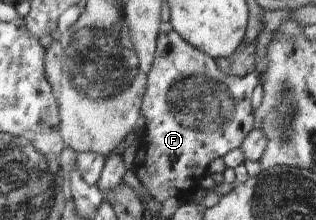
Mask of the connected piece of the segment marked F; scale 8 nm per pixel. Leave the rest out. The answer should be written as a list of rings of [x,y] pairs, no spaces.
[[[171,23],[161,24],[154,59],[142,96],[140,112],[145,117],[146,125],[132,169],[151,196],[159,202],[165,202],[167,198],[187,201],[193,192],[200,188],[200,181],[209,174],[209,163],[215,158],[225,156],[229,151],[240,148],[243,139],[253,129],[254,110],[251,108],[251,94],[259,83],[261,84],[261,75],[257,72],[251,71],[242,77],[225,74],[214,58],[185,42],[173,30]]]

